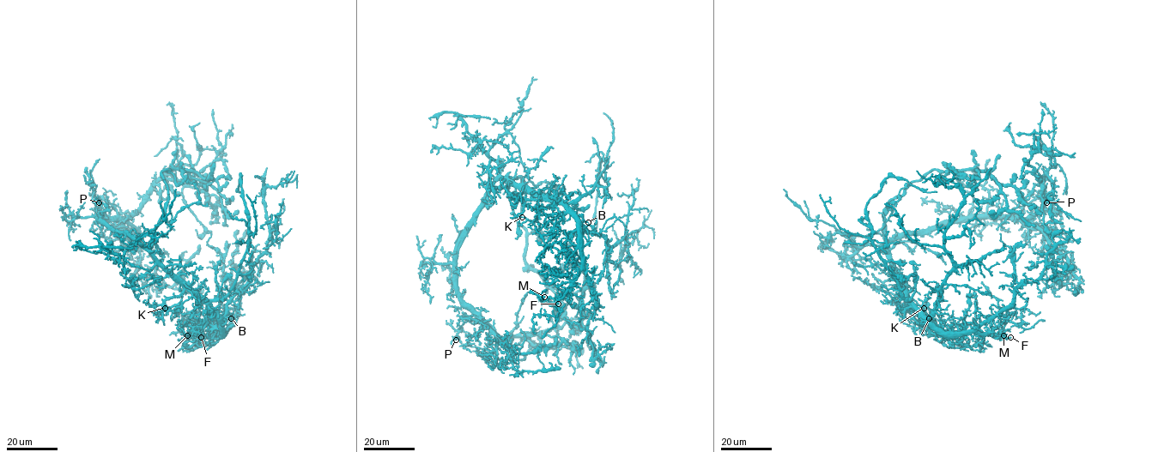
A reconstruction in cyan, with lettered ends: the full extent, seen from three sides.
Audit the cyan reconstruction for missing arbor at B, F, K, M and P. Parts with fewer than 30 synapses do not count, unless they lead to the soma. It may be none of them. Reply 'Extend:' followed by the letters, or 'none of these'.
Extend: F

